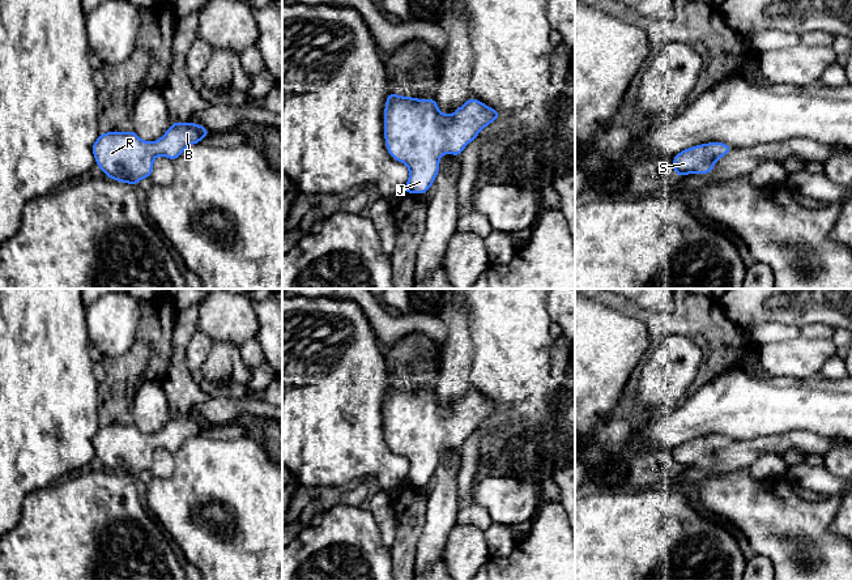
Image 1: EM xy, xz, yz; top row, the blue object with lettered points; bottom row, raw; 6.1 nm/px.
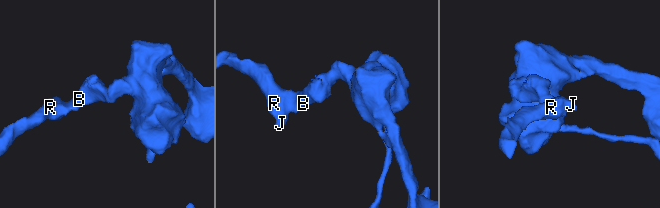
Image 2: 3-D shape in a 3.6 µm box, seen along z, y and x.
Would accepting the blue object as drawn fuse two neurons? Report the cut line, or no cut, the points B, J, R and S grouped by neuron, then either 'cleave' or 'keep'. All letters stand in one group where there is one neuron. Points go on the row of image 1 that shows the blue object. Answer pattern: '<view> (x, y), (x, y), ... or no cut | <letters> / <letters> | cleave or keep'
no cut | B J R S | keep

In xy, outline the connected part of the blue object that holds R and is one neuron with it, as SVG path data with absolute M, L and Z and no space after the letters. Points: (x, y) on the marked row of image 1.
M172 121L154 142L141 140L133 129L111 131L98 136L91 152L106 178L136 185L142 178L150 178L157 155L175 161L186 148L199 144L209 133L212 132L200 124L178 121Z

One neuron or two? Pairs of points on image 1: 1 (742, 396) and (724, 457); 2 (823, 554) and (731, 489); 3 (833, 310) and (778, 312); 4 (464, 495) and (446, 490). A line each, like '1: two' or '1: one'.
1: two
2: one
3: one
4: two

